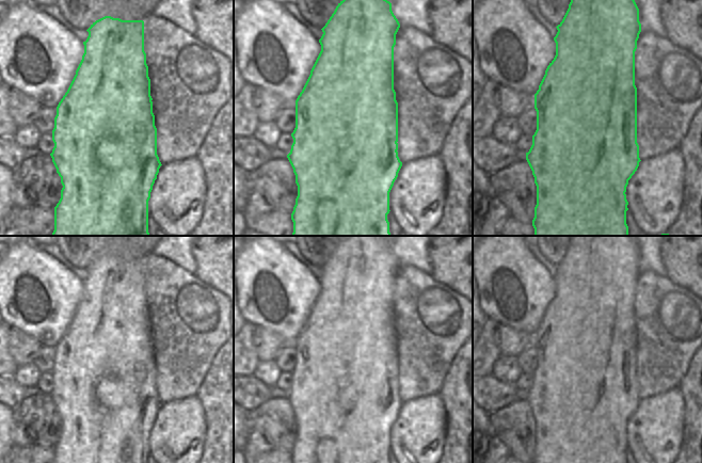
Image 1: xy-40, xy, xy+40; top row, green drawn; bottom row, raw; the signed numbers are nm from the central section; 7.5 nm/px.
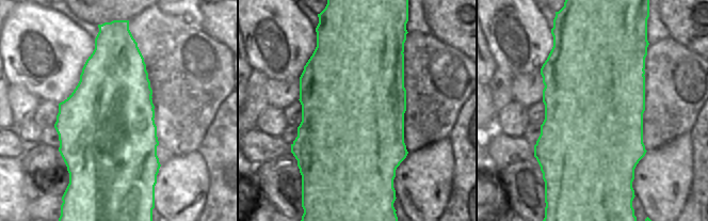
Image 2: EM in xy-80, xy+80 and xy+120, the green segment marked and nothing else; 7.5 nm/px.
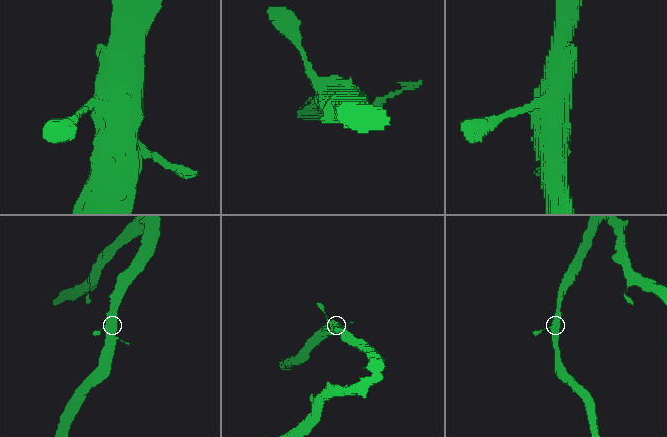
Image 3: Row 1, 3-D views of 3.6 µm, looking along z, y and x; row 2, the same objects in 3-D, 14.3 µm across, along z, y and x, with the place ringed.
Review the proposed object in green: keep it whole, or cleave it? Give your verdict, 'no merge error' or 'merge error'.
no merge error

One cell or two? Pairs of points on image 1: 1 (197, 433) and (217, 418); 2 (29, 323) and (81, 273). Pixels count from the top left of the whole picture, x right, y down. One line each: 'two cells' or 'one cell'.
1: two cells
2: two cells

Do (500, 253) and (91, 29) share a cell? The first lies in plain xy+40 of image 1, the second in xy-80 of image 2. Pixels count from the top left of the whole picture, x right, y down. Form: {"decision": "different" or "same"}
{"decision": "different"}

